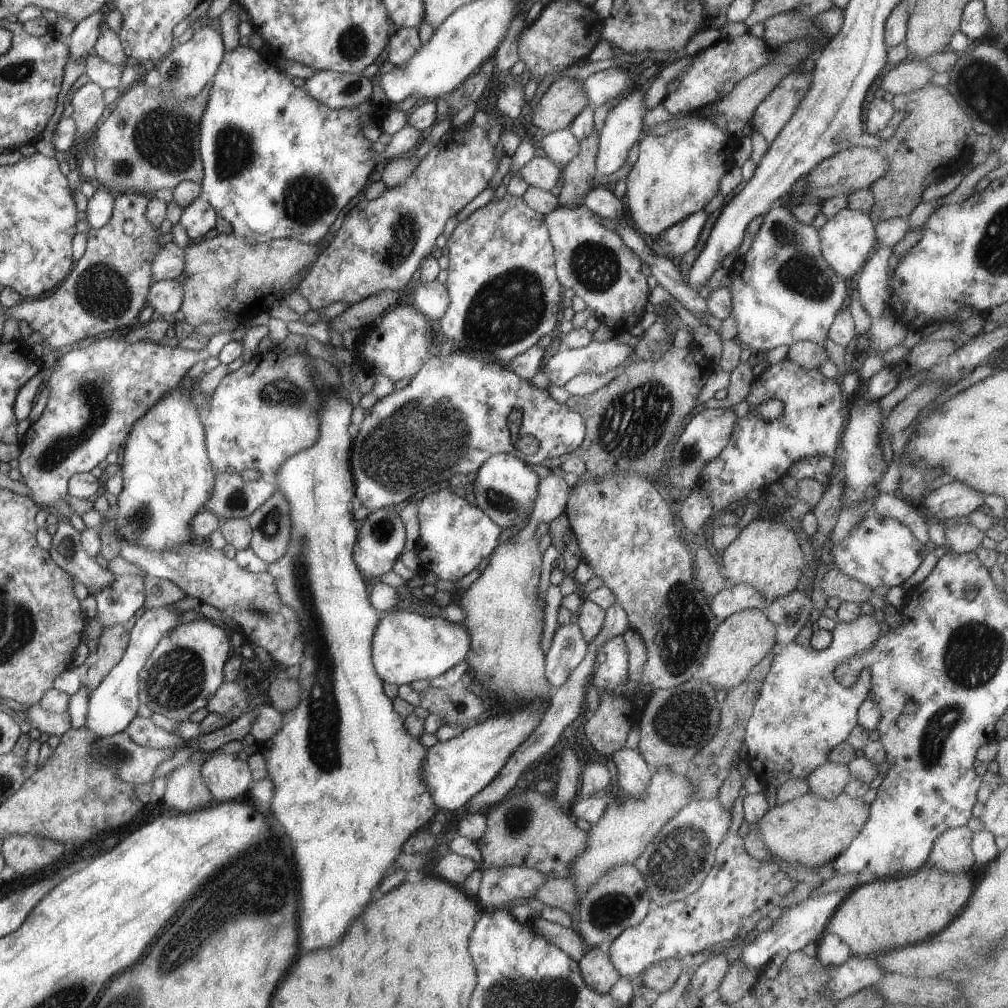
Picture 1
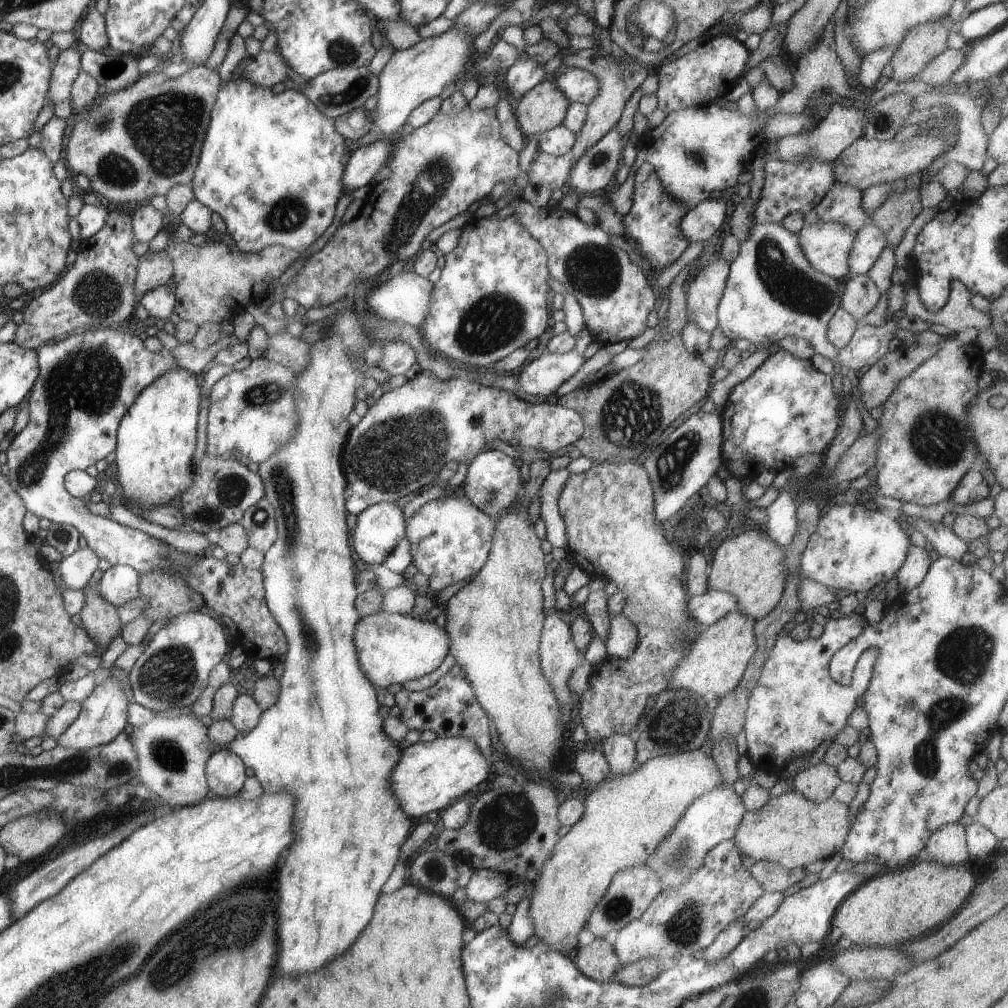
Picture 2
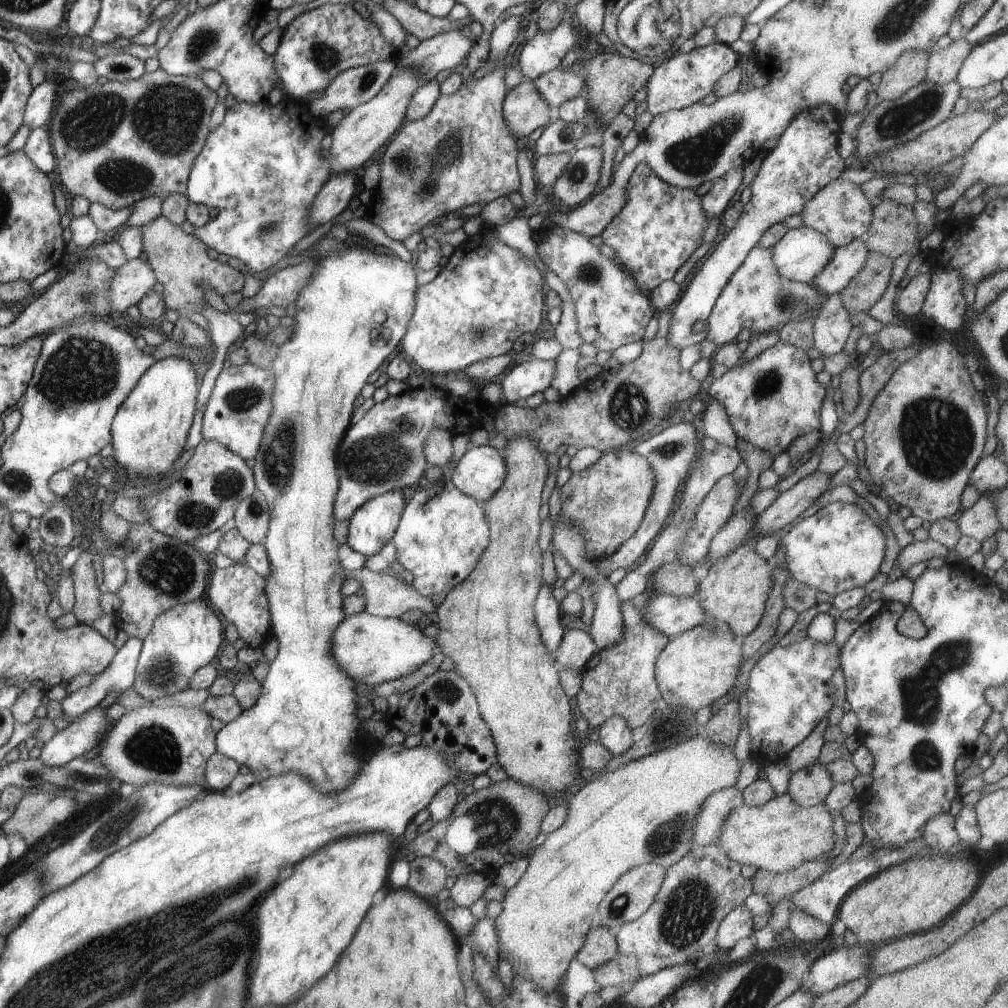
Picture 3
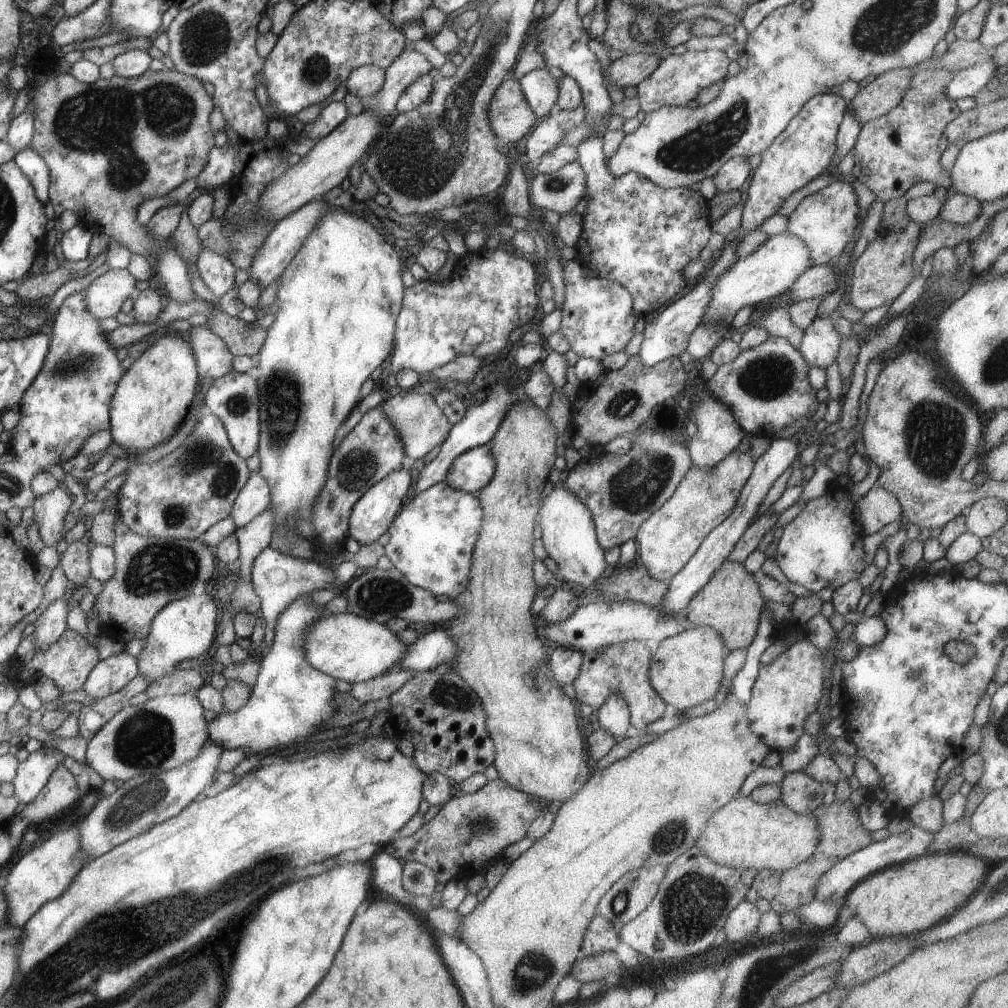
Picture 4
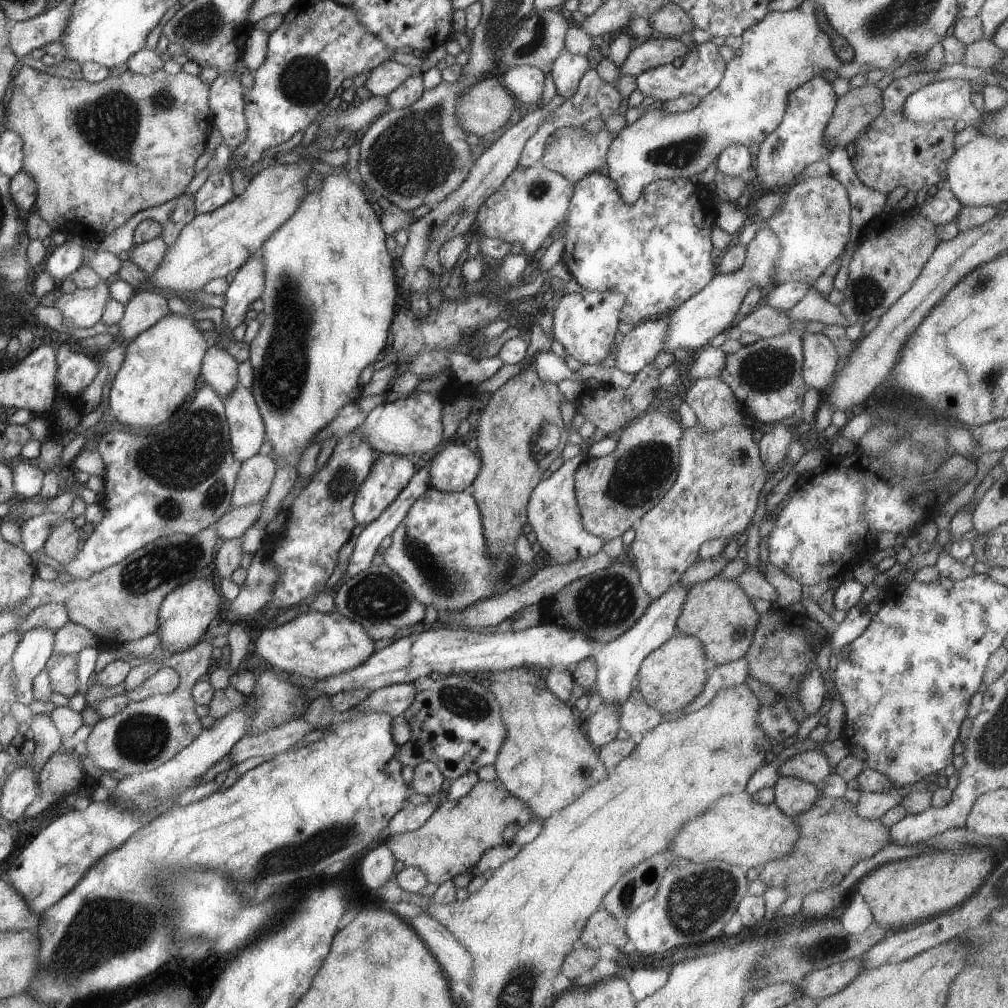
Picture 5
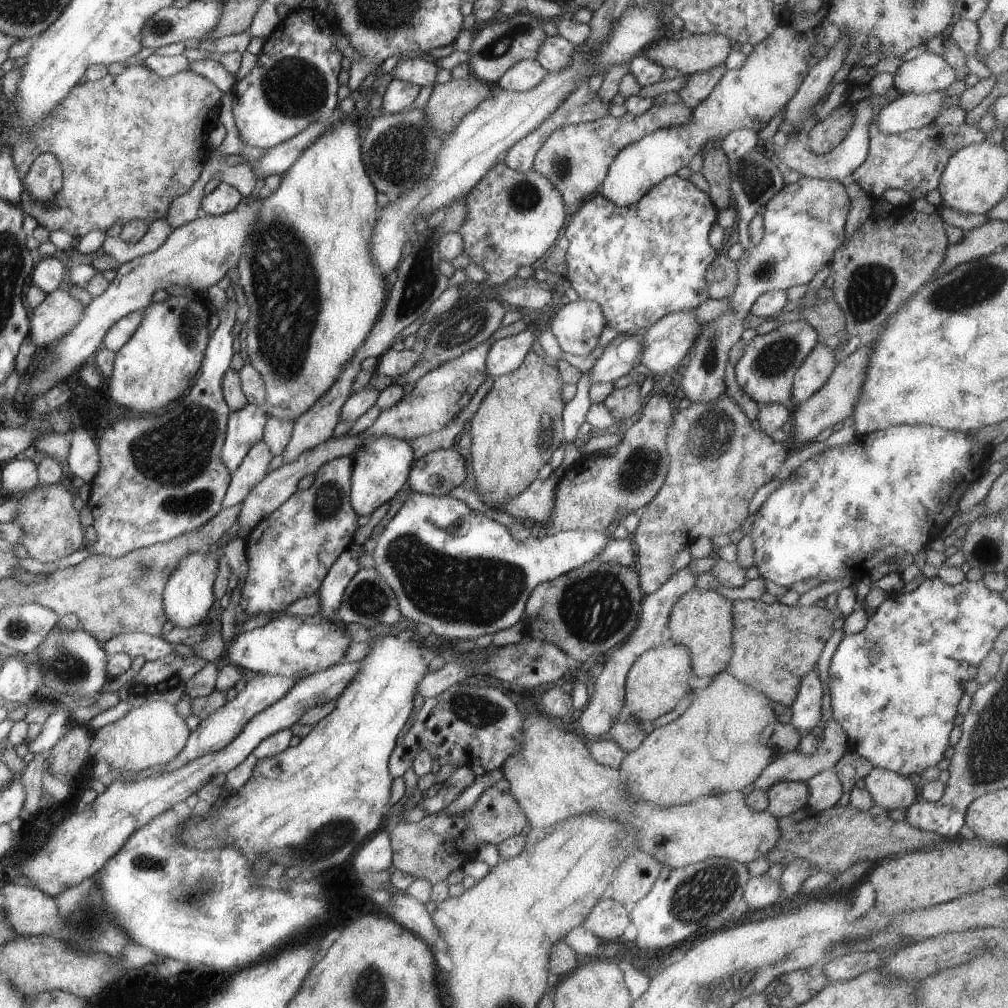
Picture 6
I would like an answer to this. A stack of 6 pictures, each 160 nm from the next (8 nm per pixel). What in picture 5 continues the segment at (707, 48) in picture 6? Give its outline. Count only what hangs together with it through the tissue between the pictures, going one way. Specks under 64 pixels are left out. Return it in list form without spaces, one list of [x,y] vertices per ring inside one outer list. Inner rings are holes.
[[[653,35],[650,38],[641,39],[639,46],[634,48],[634,50],[631,50],[628,53],[628,56],[623,60],[623,63],[619,66],[619,73],[621,76],[628,75],[631,77],[637,77],[648,69],[672,63],[676,58],[684,58],[688,51],[691,51],[696,47],[696,42],[692,48],[687,48],[679,41],[679,39],[673,39],[672,37]]]

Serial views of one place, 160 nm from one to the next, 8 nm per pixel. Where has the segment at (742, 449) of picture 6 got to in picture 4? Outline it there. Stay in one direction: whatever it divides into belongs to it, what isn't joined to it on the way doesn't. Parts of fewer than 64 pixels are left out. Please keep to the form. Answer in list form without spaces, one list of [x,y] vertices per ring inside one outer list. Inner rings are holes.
[[[749,451],[742,454],[731,452],[708,471],[691,466],[674,494],[638,529],[635,536],[638,546],[635,563],[646,565],[655,579],[669,583],[684,568],[691,556],[694,556],[714,527],[728,518],[738,495],[752,474],[753,466]]]

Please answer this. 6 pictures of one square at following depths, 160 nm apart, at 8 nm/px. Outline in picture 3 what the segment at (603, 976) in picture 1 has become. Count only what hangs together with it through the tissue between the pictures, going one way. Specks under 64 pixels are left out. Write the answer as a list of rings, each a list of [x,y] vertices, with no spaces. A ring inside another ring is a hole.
[[[595,923],[588,932],[582,949],[576,954],[576,959],[594,970],[600,964],[614,960],[618,954],[615,932]]]

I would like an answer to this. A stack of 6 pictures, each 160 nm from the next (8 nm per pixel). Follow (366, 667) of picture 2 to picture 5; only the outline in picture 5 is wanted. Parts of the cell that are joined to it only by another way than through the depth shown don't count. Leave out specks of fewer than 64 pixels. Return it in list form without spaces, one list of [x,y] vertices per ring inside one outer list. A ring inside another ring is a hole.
[[[305,611],[284,625],[264,628],[258,634],[256,643],[251,646],[250,654],[290,674],[325,679],[338,673],[353,671],[364,664],[376,651],[374,641],[361,624],[339,612]]]

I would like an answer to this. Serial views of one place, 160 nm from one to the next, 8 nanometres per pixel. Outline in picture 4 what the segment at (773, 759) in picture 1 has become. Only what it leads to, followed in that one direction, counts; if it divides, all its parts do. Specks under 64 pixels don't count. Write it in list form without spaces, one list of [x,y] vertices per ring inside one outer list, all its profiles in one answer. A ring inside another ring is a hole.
[[[804,637],[803,640],[796,640],[776,660],[759,668],[746,707],[746,724],[770,751],[792,750],[804,734],[807,718],[817,711],[822,698],[824,667],[820,650]]]

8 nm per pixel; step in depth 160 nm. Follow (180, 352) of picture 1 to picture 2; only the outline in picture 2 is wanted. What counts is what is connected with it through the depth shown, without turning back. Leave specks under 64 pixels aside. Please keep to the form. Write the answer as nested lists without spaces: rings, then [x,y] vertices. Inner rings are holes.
[[[116,327],[81,330],[69,335],[64,340],[42,344],[36,350],[38,364],[41,364],[41,376],[28,400],[30,420],[22,432],[18,432],[6,450],[9,473],[6,478],[10,486],[22,498],[26,510],[40,519],[46,518],[51,522],[73,527],[78,530],[88,546],[96,552],[99,559],[106,559],[112,565],[128,565],[136,572],[158,572],[158,570],[172,570],[178,572],[194,590],[202,594],[209,610],[218,616],[229,617],[238,627],[242,637],[242,647],[247,657],[255,659],[269,659],[271,662],[283,660],[288,650],[288,641],[282,628],[278,626],[276,618],[270,612],[265,600],[264,577],[260,570],[245,568],[241,563],[232,566],[225,559],[216,560],[209,553],[201,557],[189,556],[180,550],[172,550],[164,541],[154,536],[148,536],[140,530],[128,528],[108,517],[95,516],[88,510],[84,501],[70,496],[64,485],[64,477],[71,470],[84,471],[88,466],[95,465],[105,459],[117,448],[117,431],[121,425],[122,416],[129,412],[130,406],[137,397],[145,391],[148,384],[153,384],[166,374],[170,368],[179,368],[176,358],[170,350],[150,352],[138,340],[138,336],[119,331]]]

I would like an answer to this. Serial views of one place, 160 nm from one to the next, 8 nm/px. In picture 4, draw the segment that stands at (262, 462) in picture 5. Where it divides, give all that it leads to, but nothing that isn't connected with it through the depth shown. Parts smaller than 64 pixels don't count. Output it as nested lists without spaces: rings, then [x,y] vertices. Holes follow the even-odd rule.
[[[251,472],[251,478],[243,487],[233,504],[231,517],[234,519],[235,527],[243,529],[253,522],[257,516],[268,511],[272,502],[272,493],[265,478],[258,472]]]

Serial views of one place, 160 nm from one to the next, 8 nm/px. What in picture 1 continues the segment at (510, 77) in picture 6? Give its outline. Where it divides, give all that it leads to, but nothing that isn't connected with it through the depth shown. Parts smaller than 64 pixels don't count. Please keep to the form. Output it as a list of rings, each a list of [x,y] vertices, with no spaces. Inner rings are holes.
[[[619,67],[596,72],[582,80],[588,104],[594,108],[606,104],[609,100],[619,100],[632,84],[634,84],[634,74]]]

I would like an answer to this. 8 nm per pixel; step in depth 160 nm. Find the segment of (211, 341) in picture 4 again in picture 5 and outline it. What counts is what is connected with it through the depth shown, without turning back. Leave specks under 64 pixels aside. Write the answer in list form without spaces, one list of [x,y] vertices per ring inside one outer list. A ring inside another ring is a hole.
[[[213,342],[202,363],[202,378],[224,399],[230,392],[235,391],[239,383],[238,365],[236,358]]]

